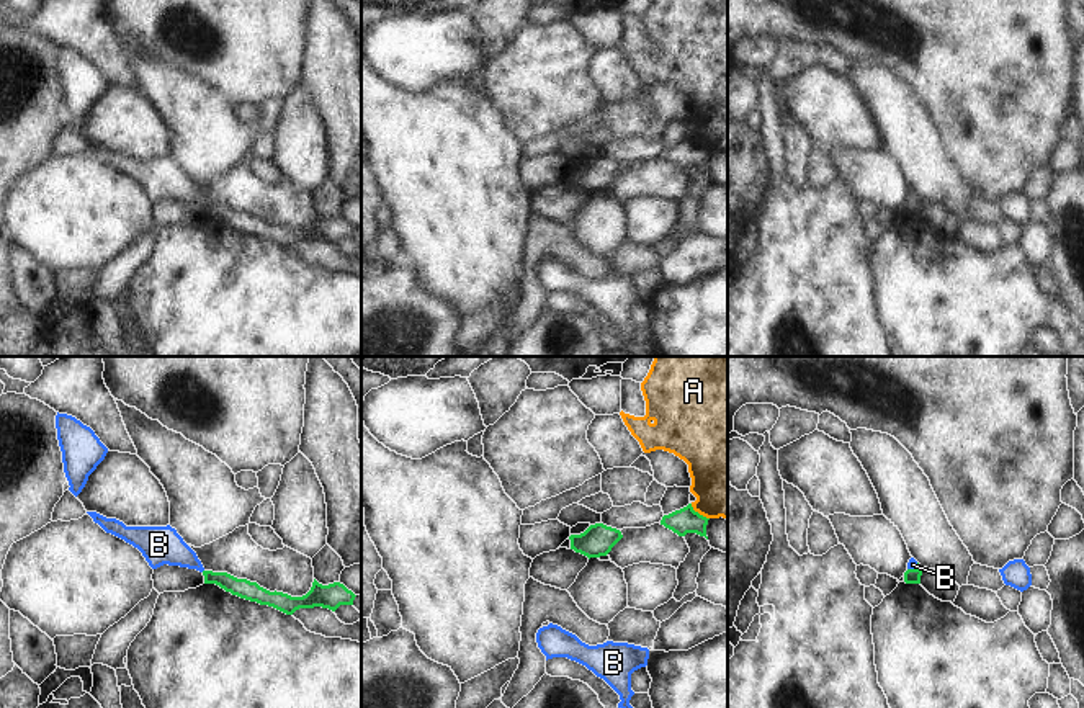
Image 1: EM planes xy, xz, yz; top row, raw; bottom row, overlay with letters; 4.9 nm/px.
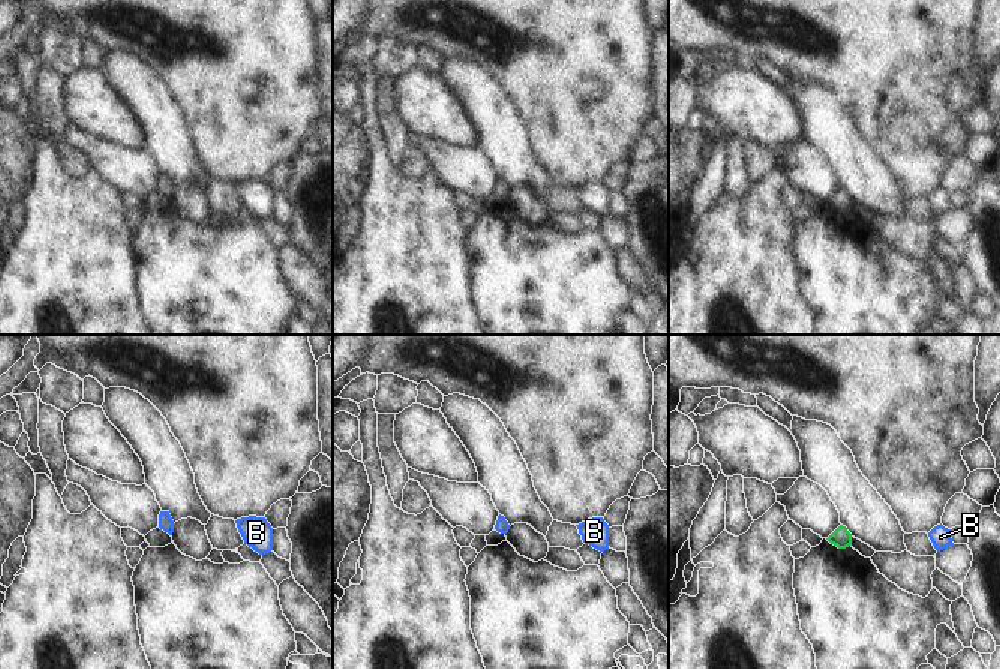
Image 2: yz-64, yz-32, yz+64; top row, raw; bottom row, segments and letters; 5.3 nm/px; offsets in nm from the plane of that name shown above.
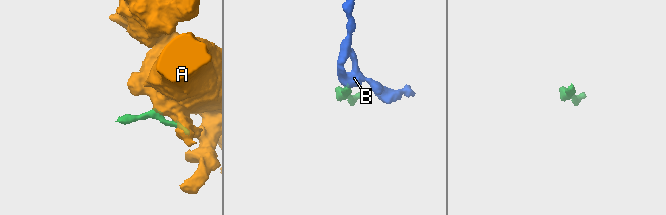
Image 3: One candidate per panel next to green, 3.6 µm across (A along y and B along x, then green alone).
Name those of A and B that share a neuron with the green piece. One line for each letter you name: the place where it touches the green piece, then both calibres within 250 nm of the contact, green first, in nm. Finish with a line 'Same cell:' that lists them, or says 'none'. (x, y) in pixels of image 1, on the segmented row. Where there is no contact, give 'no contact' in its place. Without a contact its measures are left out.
B: contact yz (913, 569); calibres 80 and 50 nm
Same cell: B

